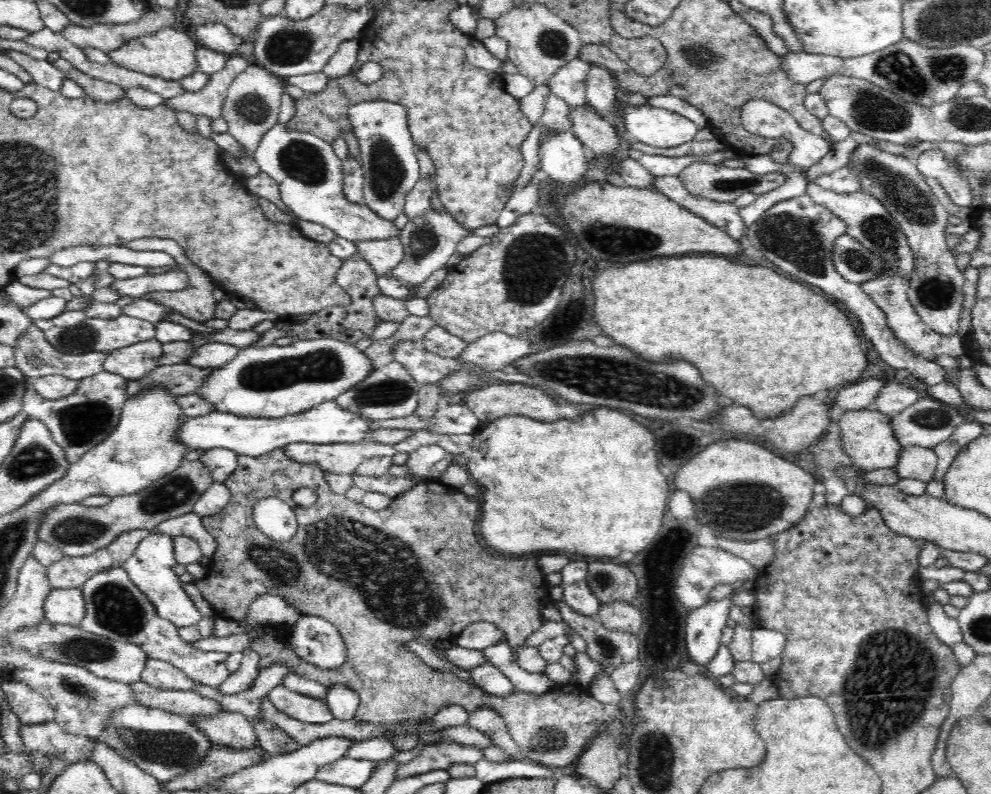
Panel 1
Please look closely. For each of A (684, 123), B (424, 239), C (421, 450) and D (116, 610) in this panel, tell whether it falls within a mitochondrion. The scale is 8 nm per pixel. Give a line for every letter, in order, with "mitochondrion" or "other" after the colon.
A: other
B: mitochondrion
C: other
D: mitochondrion

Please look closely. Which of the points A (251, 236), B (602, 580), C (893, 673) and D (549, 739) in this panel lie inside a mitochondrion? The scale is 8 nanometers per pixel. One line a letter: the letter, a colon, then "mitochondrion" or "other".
A: other
B: mitochondrion
C: mitochondrion
D: mitochondrion

